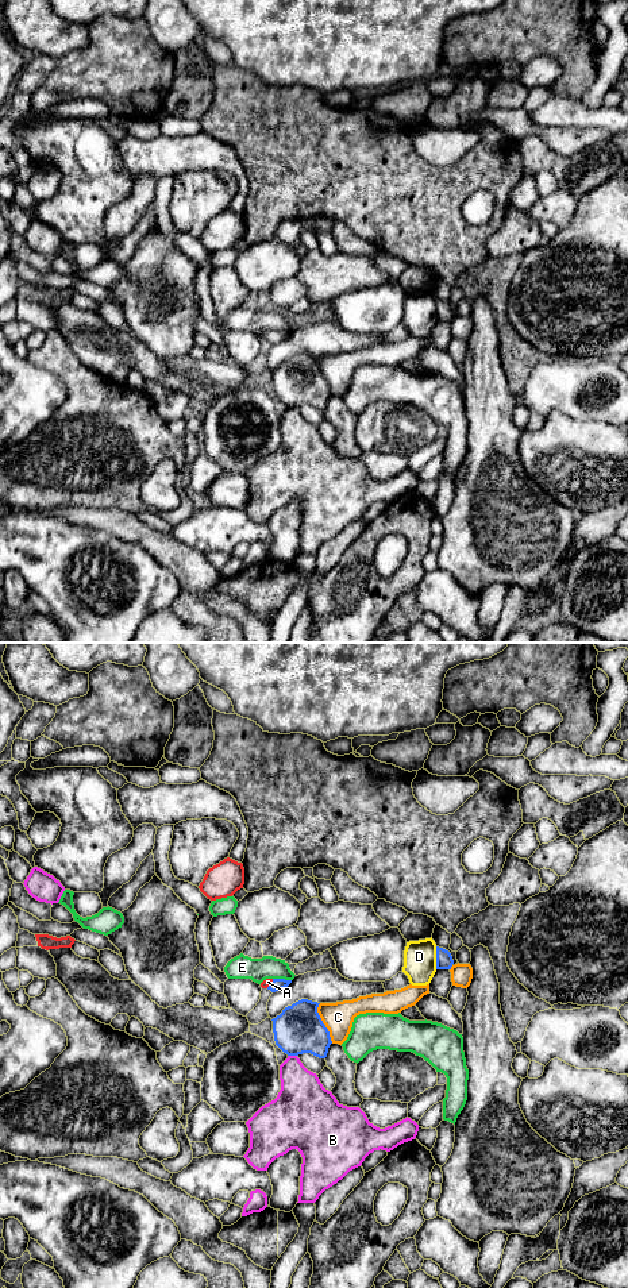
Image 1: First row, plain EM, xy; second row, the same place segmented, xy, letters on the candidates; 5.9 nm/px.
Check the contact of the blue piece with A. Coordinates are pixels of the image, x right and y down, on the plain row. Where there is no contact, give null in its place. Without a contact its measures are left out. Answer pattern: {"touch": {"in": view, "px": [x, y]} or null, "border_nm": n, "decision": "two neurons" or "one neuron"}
{"touch": {"in": "xy", "px": [272, 335]}, "border_nm": 70, "decision": "one neuron"}

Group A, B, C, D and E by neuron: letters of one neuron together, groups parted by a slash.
A / B / C / D / E

